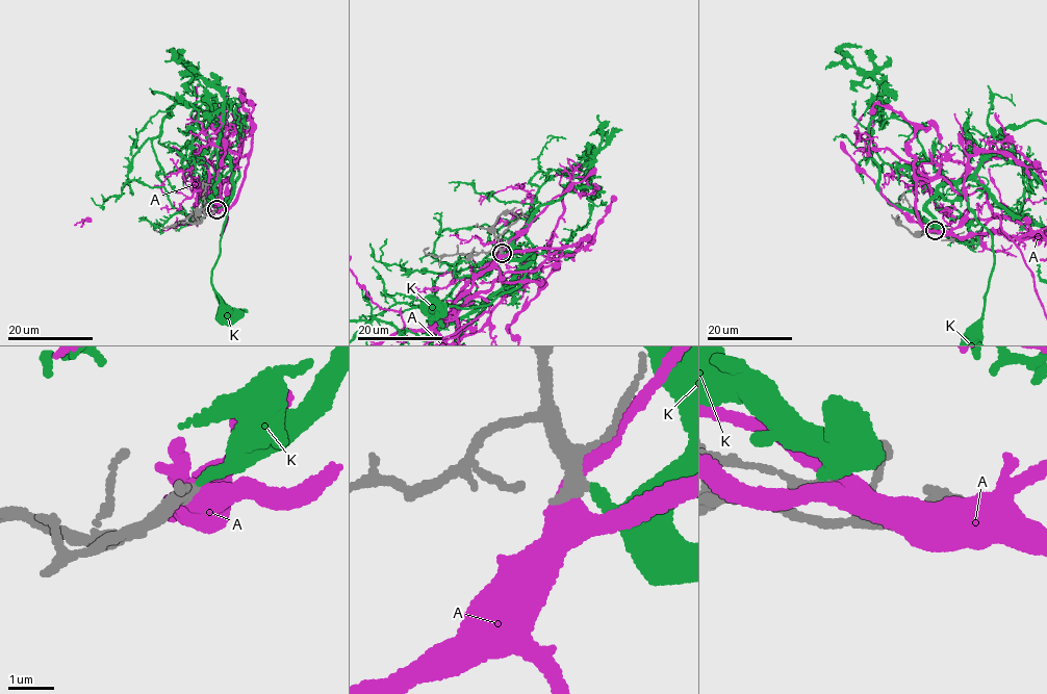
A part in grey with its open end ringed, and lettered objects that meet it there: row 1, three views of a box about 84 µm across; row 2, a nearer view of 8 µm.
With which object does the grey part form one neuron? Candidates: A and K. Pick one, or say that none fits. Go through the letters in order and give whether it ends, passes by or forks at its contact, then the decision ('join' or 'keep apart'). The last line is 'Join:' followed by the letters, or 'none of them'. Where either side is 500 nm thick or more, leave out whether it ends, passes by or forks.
A: it forks | keep apart
K: it ends | keep apart
Join: none of them

